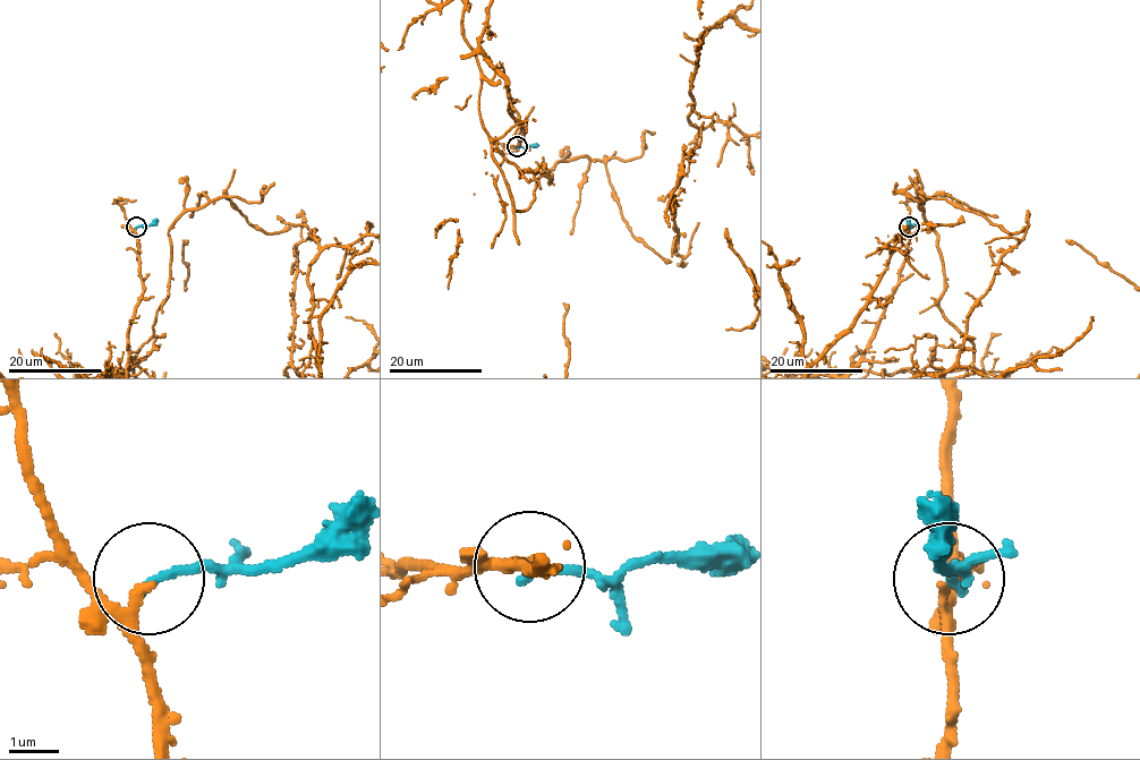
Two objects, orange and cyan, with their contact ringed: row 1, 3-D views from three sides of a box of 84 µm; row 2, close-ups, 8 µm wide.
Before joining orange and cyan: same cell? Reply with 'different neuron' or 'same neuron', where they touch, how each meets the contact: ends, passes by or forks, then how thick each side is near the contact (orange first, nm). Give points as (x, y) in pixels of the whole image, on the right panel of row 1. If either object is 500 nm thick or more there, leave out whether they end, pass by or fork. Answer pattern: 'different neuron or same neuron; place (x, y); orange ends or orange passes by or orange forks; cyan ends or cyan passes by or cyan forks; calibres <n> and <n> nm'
same neuron; place (909, 227); orange passes by; cyan ends; calibres 170 and 200 nm

